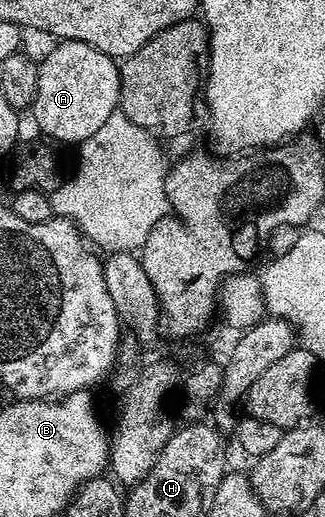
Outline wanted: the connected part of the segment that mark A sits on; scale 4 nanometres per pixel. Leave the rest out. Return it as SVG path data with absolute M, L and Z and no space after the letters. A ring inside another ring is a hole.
M60 40L38 65L38 92L30 107L36 126L56 142L81 144L109 119L120 105L120 67L117 59L85 42Z

